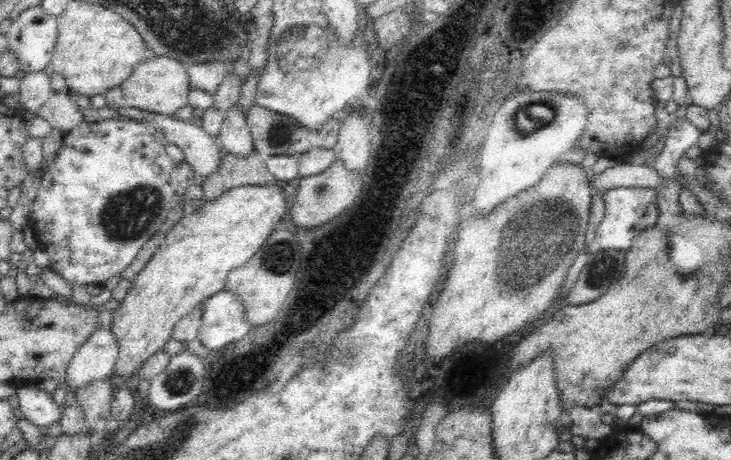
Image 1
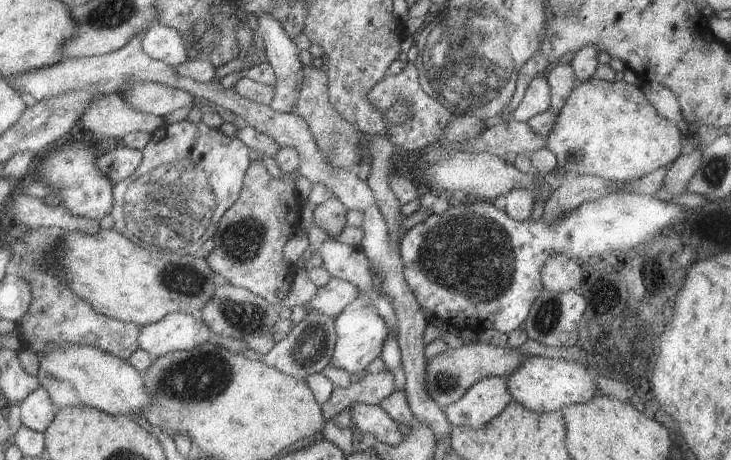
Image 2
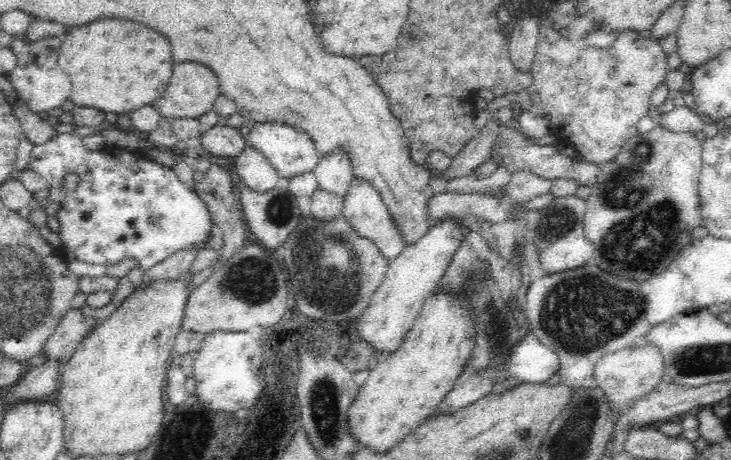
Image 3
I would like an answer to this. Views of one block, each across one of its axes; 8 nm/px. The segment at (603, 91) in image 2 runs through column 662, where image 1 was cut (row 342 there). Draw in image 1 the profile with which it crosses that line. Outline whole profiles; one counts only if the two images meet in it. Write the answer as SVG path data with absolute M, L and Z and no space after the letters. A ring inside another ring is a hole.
M244 184L244 186L238 186L223 192L220 196L216 196L214 200L202 200L202 204L194 213L183 215L181 217L180 221L167 233L166 240L164 240L164 243L158 248L156 254L154 254L148 264L138 272L138 276L136 276L136 279L134 280L134 286L132 286L132 289L126 294L126 297L122 299L120 306L114 311L113 322L110 329L118 341L120 352L113 373L116 376L121 376L120 381L122 381L123 376L129 378L134 372L136 372L136 370L140 370L150 356L153 356L156 352L163 351L162 348L164 344L169 341L174 325L183 316L186 316L193 308L202 304L210 296L225 290L227 279L230 274L229 272L252 260L254 254L260 252L263 245L266 244L268 238L272 235L272 232L275 231L277 224L282 223L284 219L288 219L288 204L290 204L290 202L286 199L284 189L277 184Z

